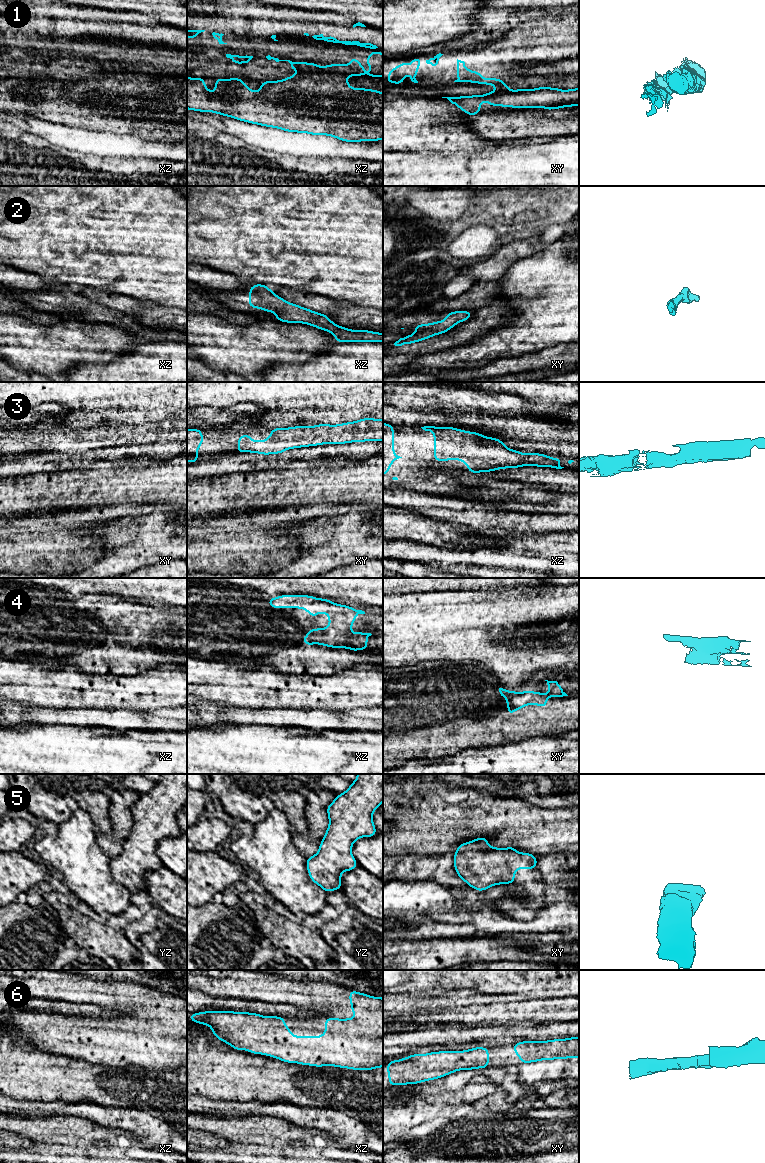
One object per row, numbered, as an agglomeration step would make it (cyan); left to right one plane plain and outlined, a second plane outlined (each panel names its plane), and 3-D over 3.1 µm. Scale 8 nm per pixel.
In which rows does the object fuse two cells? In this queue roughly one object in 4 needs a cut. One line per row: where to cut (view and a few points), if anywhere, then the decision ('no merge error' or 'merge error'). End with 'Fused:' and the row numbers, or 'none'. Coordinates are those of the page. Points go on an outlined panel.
1: cut xz (298, 72), (329, 72), (344, 76); merge error
2: cut none; no merge error
3: cut none; no merge error
4: cut none; no merge error
5: cut none; no merge error
6: cut none; no merge error
Fused: 1

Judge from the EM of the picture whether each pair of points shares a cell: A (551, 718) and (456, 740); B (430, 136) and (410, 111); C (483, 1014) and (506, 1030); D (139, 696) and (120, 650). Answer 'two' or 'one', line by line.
A: one
B: one
C: two
D: two

